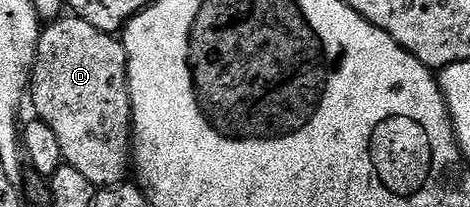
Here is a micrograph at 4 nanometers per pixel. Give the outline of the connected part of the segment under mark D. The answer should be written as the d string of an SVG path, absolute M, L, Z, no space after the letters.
M63 16L58 20L52 21L50 24L42 27L39 36L39 47L35 53L35 66L31 70L29 79L29 102L35 105L38 121L49 124L49 128L53 128L53 132L57 136L57 141L61 144L61 152L63 153L64 163L73 168L77 168L77 172L87 177L96 188L110 188L118 186L124 181L123 178L129 174L129 167L133 162L133 139L131 137L131 97L129 96L129 88L127 87L127 53L123 48L123 43L118 37L101 32L97 28L93 28L93 24L89 24L84 18L74 16Z

